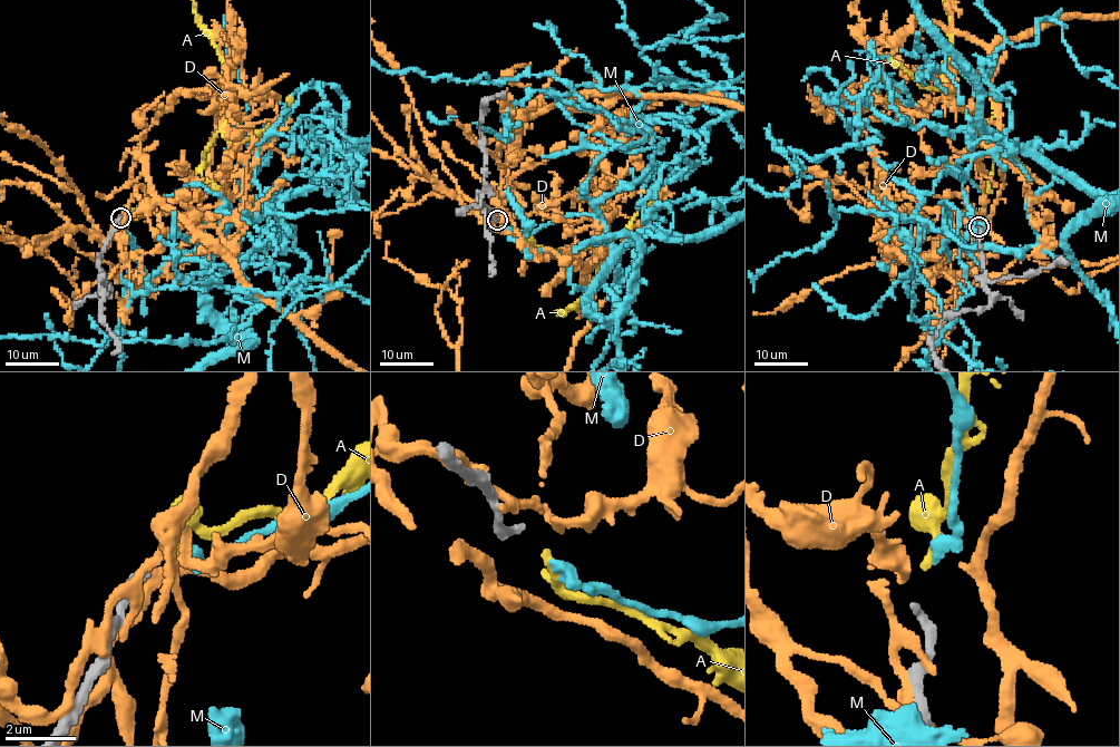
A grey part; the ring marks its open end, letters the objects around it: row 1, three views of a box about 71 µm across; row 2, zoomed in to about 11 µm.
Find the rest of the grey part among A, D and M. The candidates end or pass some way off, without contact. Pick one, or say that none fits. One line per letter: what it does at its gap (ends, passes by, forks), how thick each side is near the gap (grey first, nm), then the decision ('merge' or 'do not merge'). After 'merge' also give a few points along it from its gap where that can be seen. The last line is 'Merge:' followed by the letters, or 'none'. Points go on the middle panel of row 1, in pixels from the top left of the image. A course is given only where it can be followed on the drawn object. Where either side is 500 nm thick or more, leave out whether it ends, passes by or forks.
A: it ends there; 280 nm thick on the grey side, 260 nm on the other; merge
D: it forks there; 280 nm thick on the grey side, 220 nm on the other; do not merge
M: it ends there; 280 nm thick on the grey side, 360 nm on the other; do not merge
Merge: A

